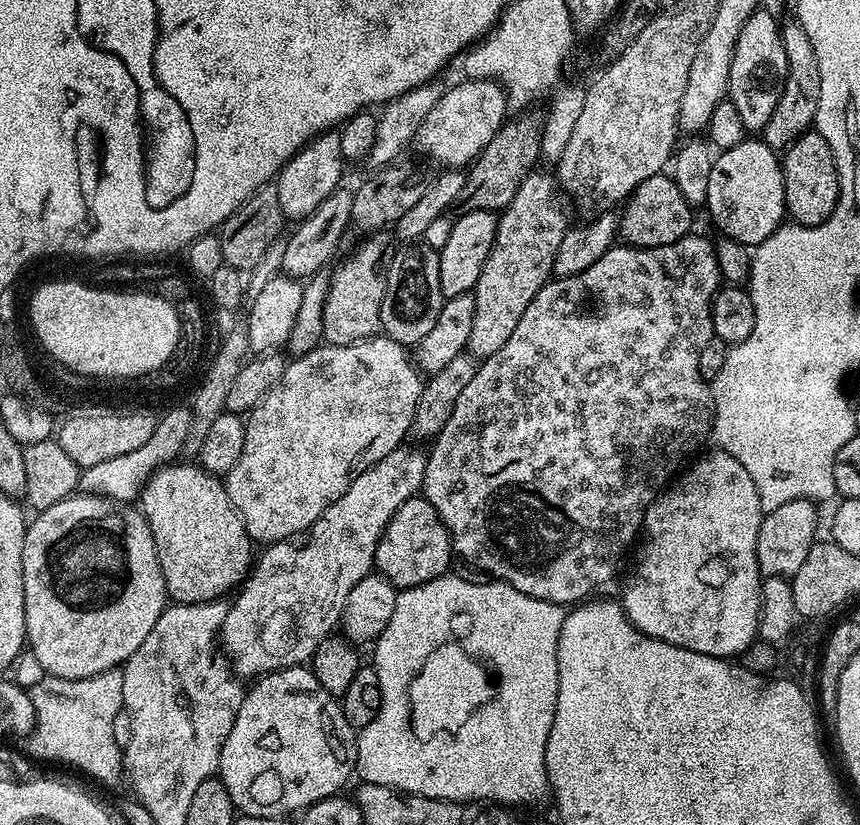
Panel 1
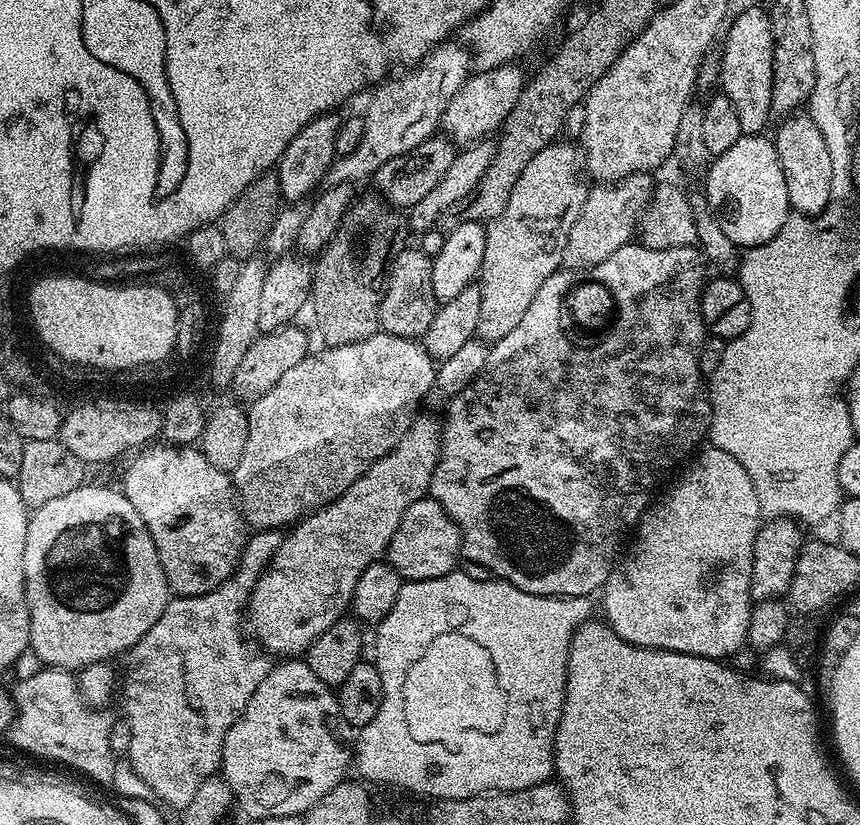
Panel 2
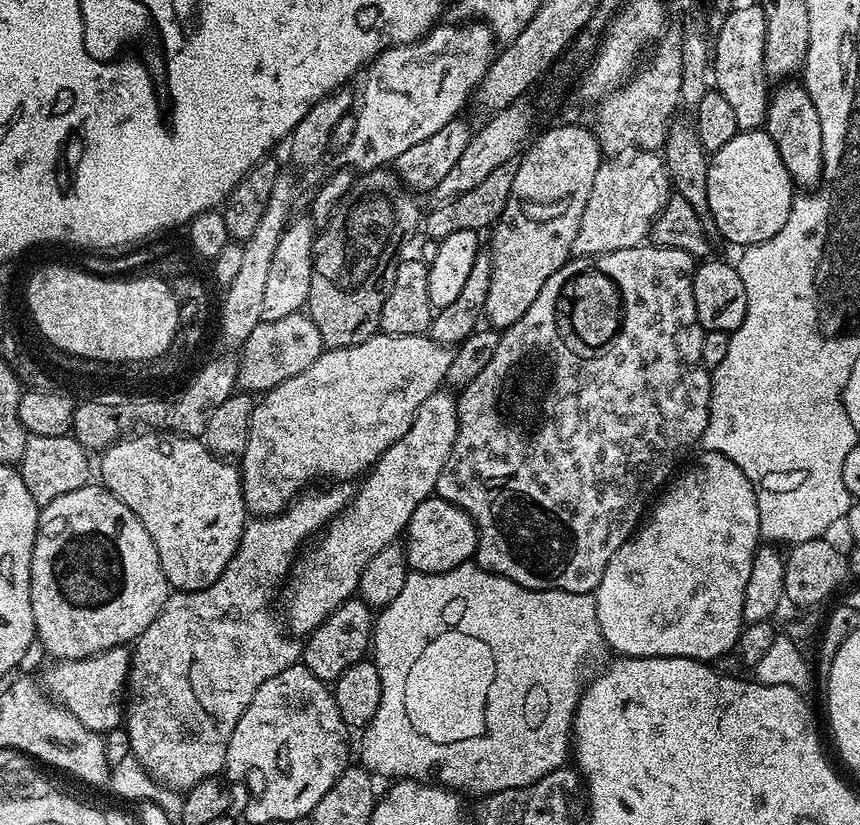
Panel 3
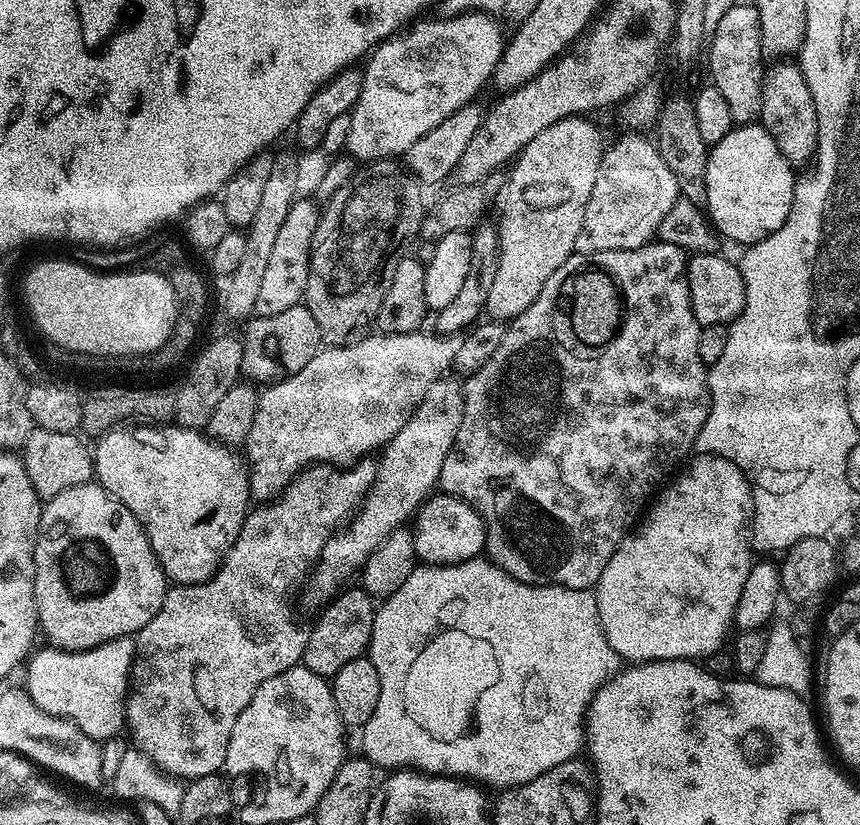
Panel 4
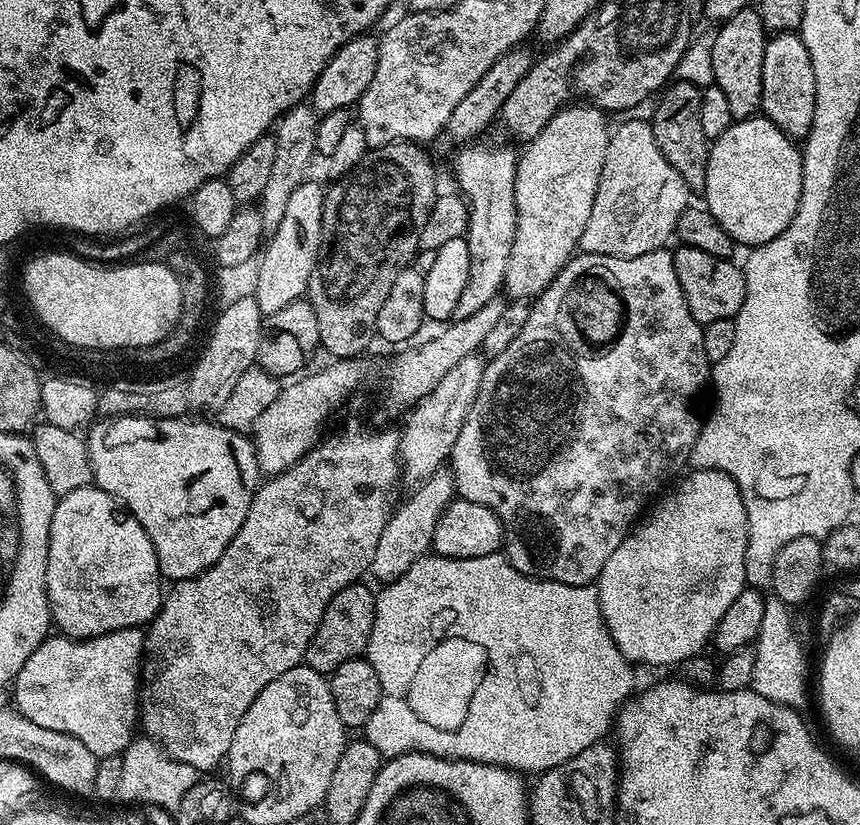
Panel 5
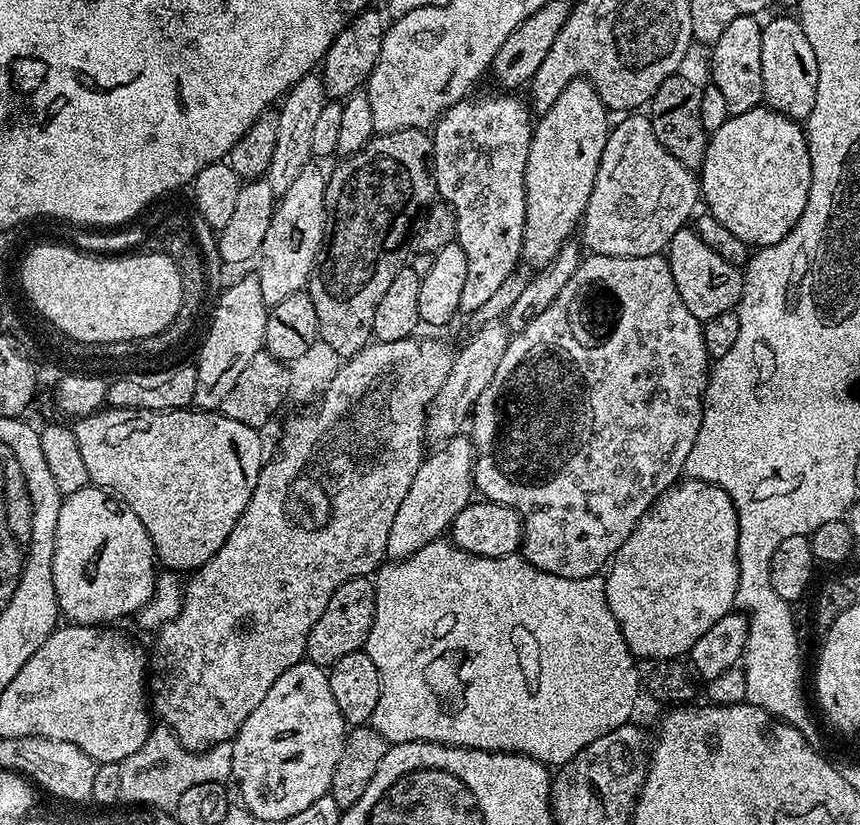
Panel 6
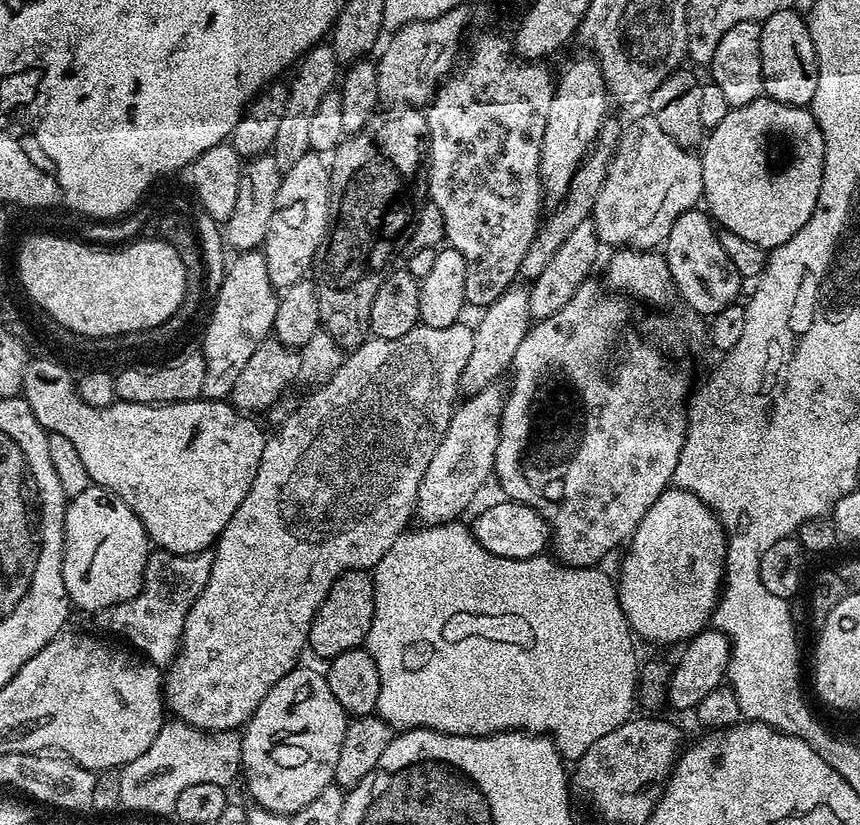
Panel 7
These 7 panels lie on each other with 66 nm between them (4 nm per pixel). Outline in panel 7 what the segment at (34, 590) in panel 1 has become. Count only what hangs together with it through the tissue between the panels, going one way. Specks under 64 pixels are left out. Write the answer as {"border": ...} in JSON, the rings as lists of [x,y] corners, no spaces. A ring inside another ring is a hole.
{"border":[[[89,486],[86,490],[82,490],[82,494],[71,497],[67,501],[64,510],[64,549],[62,550],[62,582],[66,586],[66,594],[69,601],[73,605],[76,604],[84,612],[92,612],[99,614],[102,610],[106,610],[110,606],[118,606],[122,602],[126,602],[130,598],[134,598],[140,593],[140,587],[144,581],[144,571],[146,570],[146,562],[150,555],[150,541],[146,530],[142,526],[142,522],[134,514],[134,510],[130,510],[130,506],[126,506],[126,502],[122,502],[122,498],[118,498],[118,494],[114,494],[110,490],[99,486]]]}

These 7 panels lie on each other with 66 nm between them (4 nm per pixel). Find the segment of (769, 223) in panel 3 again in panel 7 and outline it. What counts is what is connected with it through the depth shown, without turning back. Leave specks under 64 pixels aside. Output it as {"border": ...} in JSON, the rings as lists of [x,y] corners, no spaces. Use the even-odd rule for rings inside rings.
{"border":[[[761,98],[741,108],[729,108],[726,118],[722,118],[722,122],[718,122],[718,126],[707,133],[699,158],[702,166],[702,178],[704,179],[702,200],[705,205],[708,203],[706,205],[707,211],[721,229],[733,231],[739,237],[752,242],[754,246],[771,250],[782,246],[782,242],[790,242],[790,238],[794,238],[794,234],[798,234],[798,230],[802,230],[802,226],[806,226],[806,222],[810,222],[810,214],[814,214],[814,206],[818,202],[818,190],[822,188],[824,139],[818,122],[812,117],[811,111],[807,107],[799,108],[798,106],[783,104],[777,100]]]}

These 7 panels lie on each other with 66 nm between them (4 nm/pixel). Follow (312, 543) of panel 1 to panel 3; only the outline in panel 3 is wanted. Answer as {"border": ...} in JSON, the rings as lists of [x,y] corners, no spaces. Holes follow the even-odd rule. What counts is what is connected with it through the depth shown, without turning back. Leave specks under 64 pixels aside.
{"border":[[[447,391],[430,394],[430,398],[418,406],[410,430],[381,454],[363,477],[364,485],[355,489],[351,502],[340,515],[328,521],[322,535],[311,545],[313,548],[309,547],[292,565],[282,588],[282,616],[291,635],[307,637],[331,612],[338,610],[344,600],[353,599],[366,562],[386,545],[397,543],[410,522],[410,514],[418,510],[427,496],[435,493],[438,474],[442,474],[442,466],[446,466],[458,434],[457,397]]]}

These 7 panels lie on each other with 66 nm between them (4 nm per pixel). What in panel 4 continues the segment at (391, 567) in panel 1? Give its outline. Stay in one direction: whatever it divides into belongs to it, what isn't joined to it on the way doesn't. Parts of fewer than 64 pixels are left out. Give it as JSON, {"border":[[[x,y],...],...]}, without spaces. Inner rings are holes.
{"border":[[[433,494],[420,505],[414,517],[417,557],[425,564],[461,564],[477,559],[488,543],[484,519],[464,500],[447,494]]]}

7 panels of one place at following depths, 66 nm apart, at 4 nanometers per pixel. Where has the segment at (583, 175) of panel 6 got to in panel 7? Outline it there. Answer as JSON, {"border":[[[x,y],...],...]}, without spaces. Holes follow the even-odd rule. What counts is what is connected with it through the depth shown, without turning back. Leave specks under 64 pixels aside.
{"border":[[[584,54],[565,70],[554,84],[550,114],[546,114],[546,134],[540,143],[540,185],[549,205],[559,205],[570,190],[571,180],[599,138],[609,115],[610,97],[604,84],[599,59]]]}

